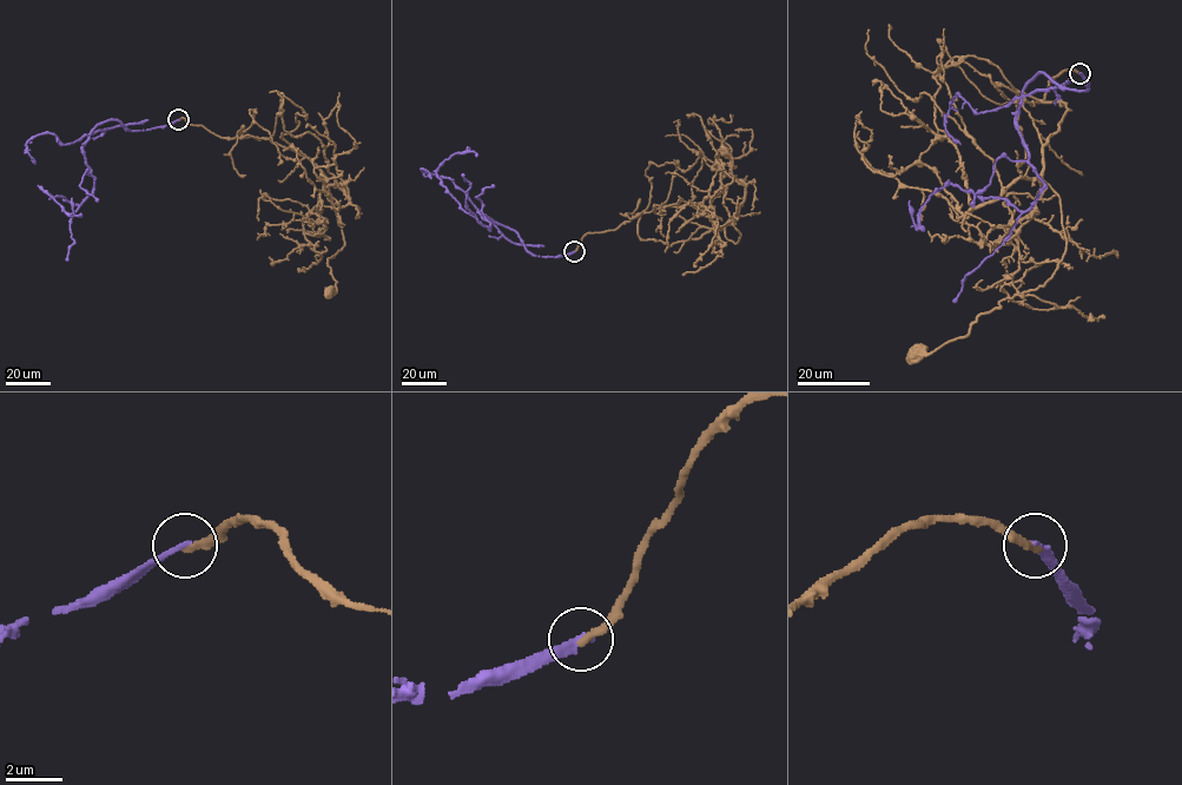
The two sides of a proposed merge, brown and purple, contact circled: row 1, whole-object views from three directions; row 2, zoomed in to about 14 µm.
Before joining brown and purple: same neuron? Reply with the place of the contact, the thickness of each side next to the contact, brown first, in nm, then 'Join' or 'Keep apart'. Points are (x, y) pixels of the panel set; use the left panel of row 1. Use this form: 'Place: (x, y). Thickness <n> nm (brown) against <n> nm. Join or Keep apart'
Place: (178, 119). Thickness 280 nm (brown) against 280 nm. Keep apart

